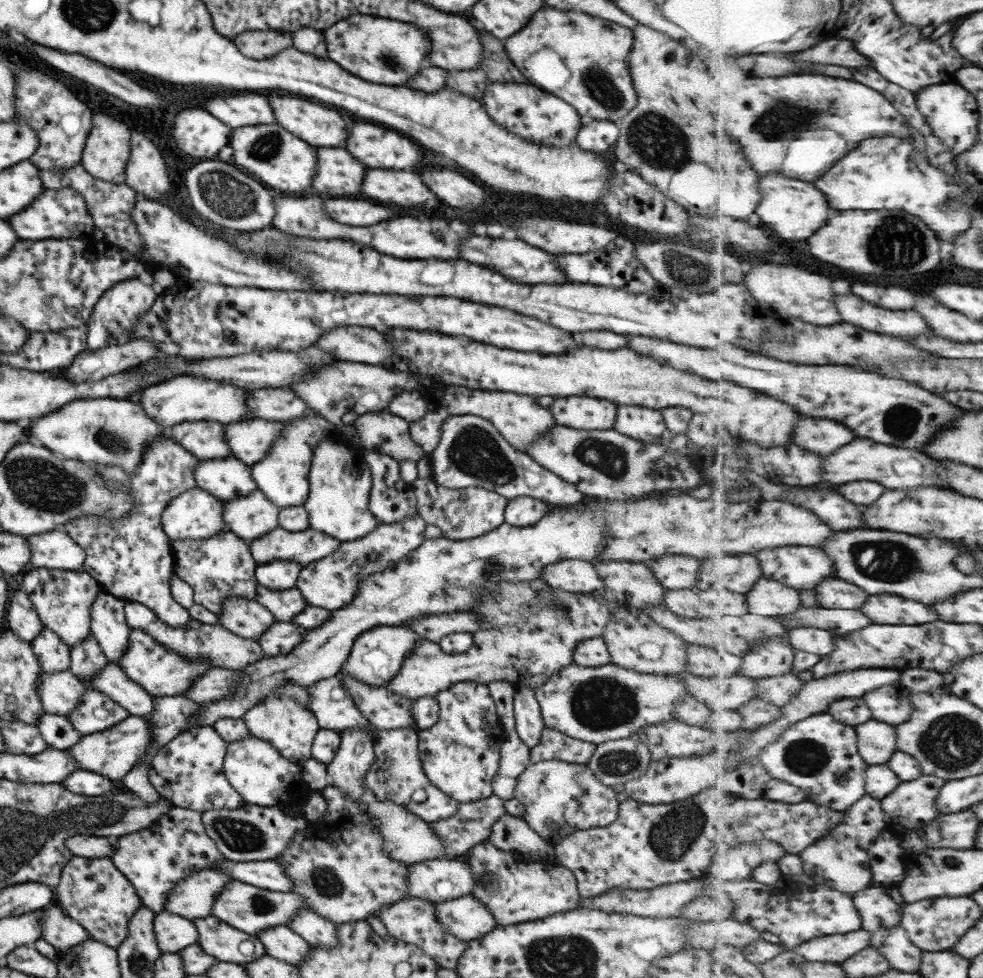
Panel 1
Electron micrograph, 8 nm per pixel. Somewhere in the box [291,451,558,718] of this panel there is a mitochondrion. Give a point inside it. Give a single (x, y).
(492, 567)

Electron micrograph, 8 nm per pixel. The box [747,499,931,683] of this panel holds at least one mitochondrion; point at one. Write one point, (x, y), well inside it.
(888, 561)

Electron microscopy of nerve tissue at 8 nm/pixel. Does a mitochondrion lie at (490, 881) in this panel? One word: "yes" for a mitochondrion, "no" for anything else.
yes

